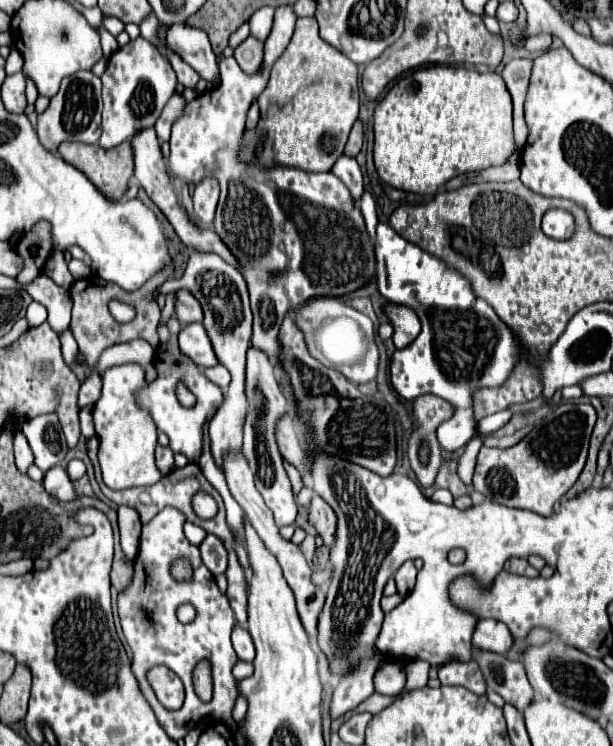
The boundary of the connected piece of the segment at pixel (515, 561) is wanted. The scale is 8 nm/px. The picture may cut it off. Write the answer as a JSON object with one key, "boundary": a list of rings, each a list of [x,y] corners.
{"boundary":[[[510,558],[510,560],[506,560],[504,568],[512,574],[522,574],[522,576],[530,576],[530,578],[538,576],[538,570],[532,568],[526,558]]]}

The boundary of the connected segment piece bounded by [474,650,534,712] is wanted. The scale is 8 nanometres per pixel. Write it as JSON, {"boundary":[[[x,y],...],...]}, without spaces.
{"boundary":[[[474,650],[474,654],[480,664],[480,670],[484,672],[488,688],[498,692],[516,710],[524,712],[524,708],[528,708],[534,698],[534,690],[528,684],[524,666],[520,662],[510,662],[502,654],[482,650]]]}

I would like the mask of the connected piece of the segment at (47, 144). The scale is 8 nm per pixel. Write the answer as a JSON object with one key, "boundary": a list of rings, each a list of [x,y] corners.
{"boundary":[[[88,70],[76,72],[62,80],[58,94],[50,98],[50,106],[42,114],[38,114],[36,132],[38,132],[42,146],[48,152],[56,152],[60,142],[66,142],[66,140],[98,144],[100,132],[102,132],[100,116],[102,116],[102,82],[100,82],[100,78]]]}

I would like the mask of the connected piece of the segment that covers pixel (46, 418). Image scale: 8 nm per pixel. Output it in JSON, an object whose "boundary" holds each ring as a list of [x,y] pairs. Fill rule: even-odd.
{"boundary":[[[56,414],[34,416],[22,424],[22,432],[32,448],[34,464],[46,472],[48,468],[60,464],[68,452],[64,432],[60,428]]]}

